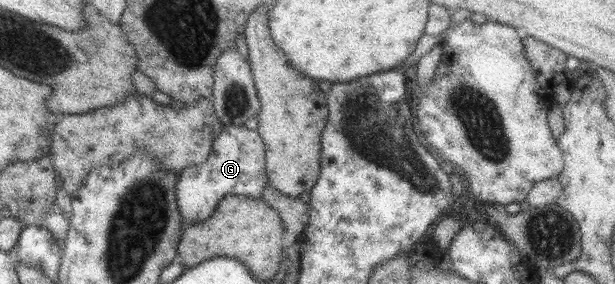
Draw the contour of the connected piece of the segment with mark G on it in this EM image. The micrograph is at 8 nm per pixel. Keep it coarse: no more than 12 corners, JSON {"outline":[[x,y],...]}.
{"outline":[[223,125],[205,162],[178,173],[183,224],[226,195],[262,198],[265,147],[256,130]]}

